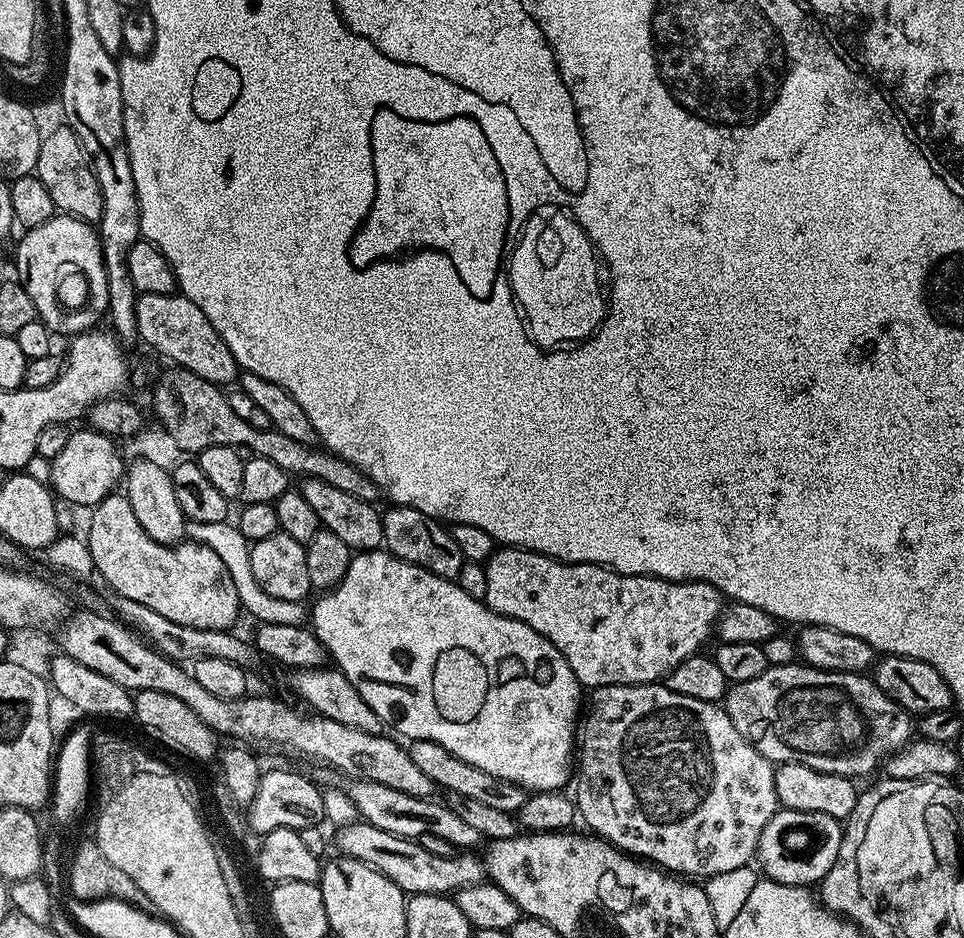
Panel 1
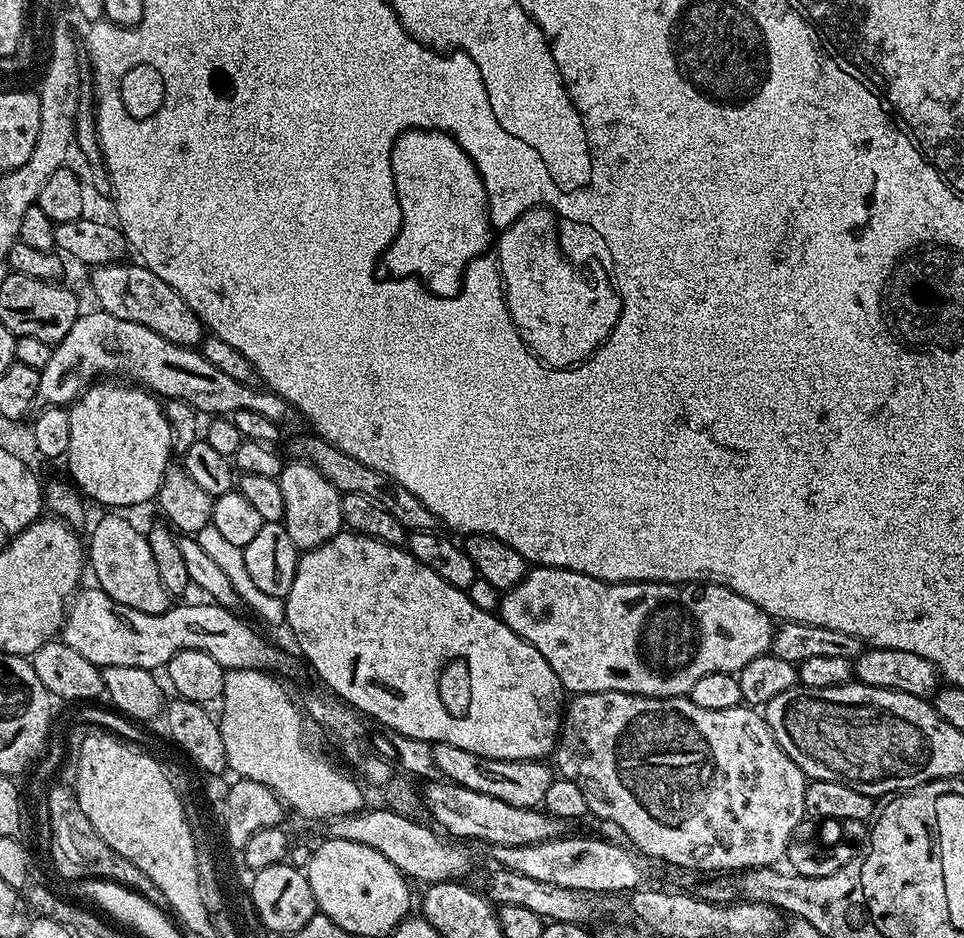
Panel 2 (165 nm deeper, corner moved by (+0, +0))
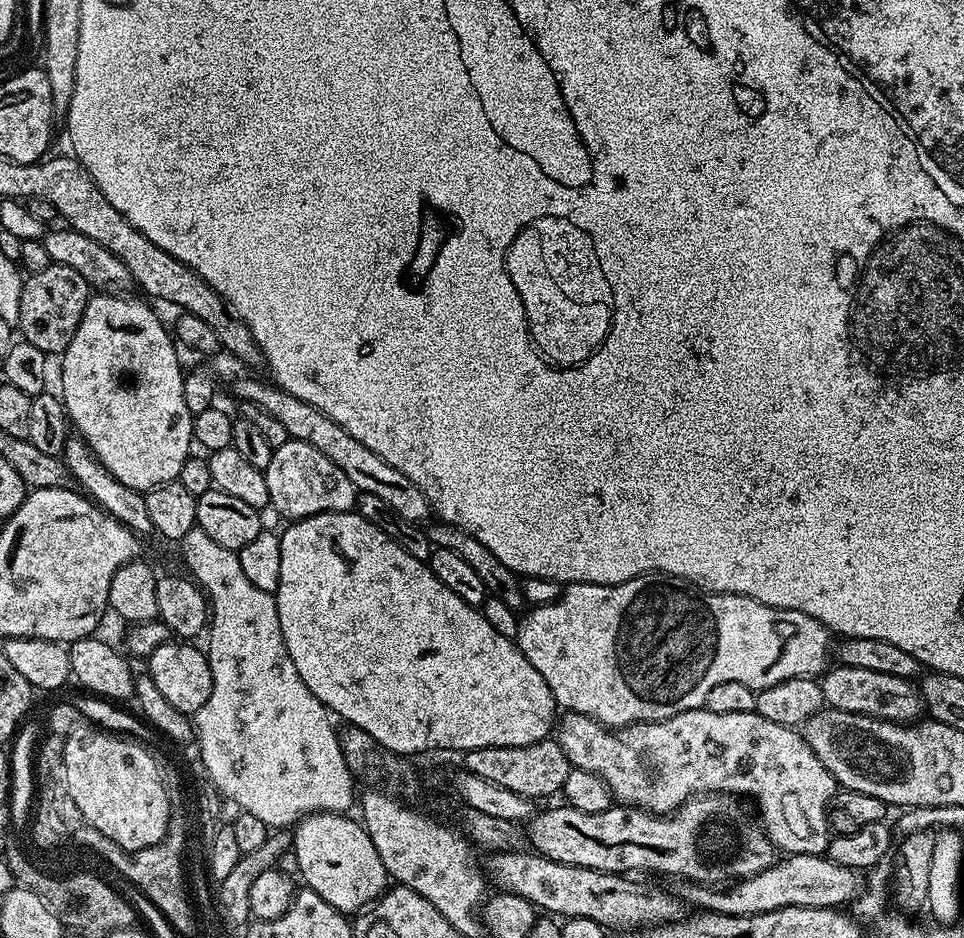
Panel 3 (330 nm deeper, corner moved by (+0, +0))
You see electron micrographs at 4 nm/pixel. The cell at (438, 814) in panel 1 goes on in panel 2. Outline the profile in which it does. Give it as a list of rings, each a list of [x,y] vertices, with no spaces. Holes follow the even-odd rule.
[[[564,834],[557,839],[530,846],[495,846],[495,863],[501,868],[526,874],[526,878],[534,878],[538,882],[566,886],[566,890],[582,890],[593,894],[605,894],[604,892],[628,894],[643,885],[640,883],[644,880],[646,860],[641,853],[623,843],[620,844],[611,844],[608,840],[594,840],[590,836]]]

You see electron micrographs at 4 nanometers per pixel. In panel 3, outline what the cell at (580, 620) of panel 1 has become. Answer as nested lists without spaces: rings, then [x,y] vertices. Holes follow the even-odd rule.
[[[649,574],[635,576],[634,579],[621,584],[567,585],[554,602],[529,607],[520,616],[520,625],[514,643],[526,658],[526,662],[530,662],[530,666],[534,666],[534,670],[538,670],[538,674],[542,674],[542,678],[546,678],[546,686],[550,686],[552,697],[564,712],[586,714],[590,719],[603,724],[605,728],[625,728],[628,724],[665,720],[691,708],[703,708],[706,694],[710,694],[711,688],[720,685],[721,682],[742,682],[742,686],[750,686],[753,692],[757,693],[764,688],[776,686],[778,682],[786,682],[790,678],[819,677],[829,663],[829,661],[827,662],[828,656],[830,660],[828,636],[830,637],[829,629],[825,628],[822,622],[810,618],[810,614],[802,614],[798,610],[766,606],[754,598],[736,596],[732,592],[703,592],[674,576]]]

